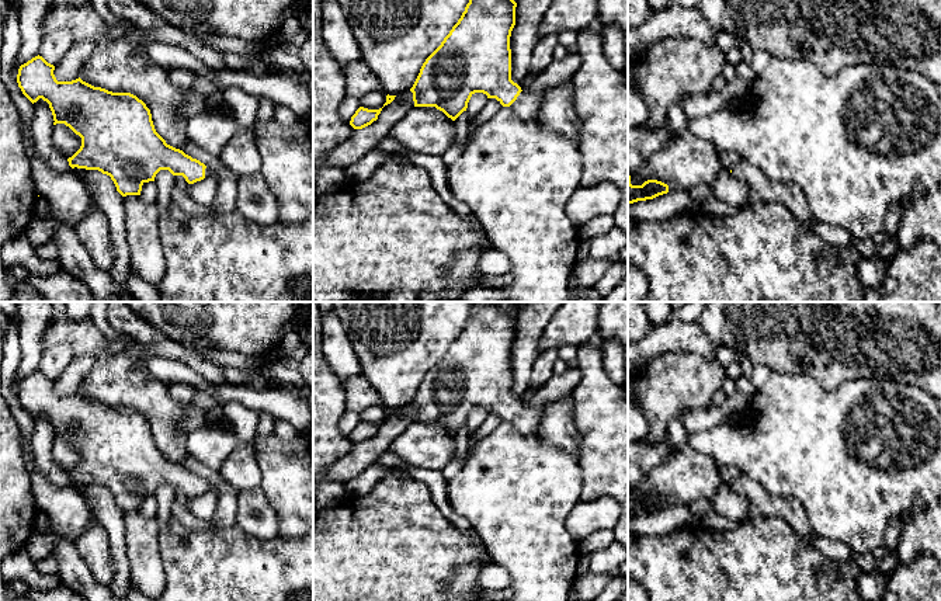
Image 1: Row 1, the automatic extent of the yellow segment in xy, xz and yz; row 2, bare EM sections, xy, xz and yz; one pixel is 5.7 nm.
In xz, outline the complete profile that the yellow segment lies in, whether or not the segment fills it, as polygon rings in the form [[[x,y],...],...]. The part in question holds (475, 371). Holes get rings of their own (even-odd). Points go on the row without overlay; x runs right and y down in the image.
[[[470,302],[470,313],[458,337],[441,359],[426,374],[410,403],[414,421],[435,421],[455,435],[475,407],[496,413],[517,425],[522,435],[538,434],[542,406],[525,407],[511,395],[510,351],[515,340],[513,308],[517,302]]]

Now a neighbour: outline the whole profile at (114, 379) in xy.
[[[51,302],[52,316],[44,334],[45,347],[67,343],[73,358],[94,357],[96,364],[81,382],[80,393],[112,407],[131,407],[150,424],[156,447],[167,459],[183,465],[190,456],[181,418],[187,404],[174,400],[166,383],[146,368],[136,366],[129,352],[108,354],[105,337],[91,317],[72,320],[65,302]]]

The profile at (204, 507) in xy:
[[[205,491],[190,498],[185,507],[194,517],[211,521],[218,511],[218,494],[215,491]]]

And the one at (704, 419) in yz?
[[[739,376],[736,381],[735,393],[726,397],[726,400],[720,406],[681,411],[677,417],[681,420],[688,432],[711,430],[720,425],[733,413],[743,414],[743,411],[750,404],[754,392],[756,388],[751,379]]]

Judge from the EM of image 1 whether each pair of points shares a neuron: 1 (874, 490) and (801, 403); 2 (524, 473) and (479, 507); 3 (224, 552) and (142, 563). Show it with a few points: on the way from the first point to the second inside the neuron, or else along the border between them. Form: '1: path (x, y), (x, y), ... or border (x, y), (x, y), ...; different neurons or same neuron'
1: path (853, 469), (808, 424); same neuron
2: path (513, 485), (507, 490), (496, 490), (490, 496); same neuron
3: border (158, 528), (158, 548), (163, 566), (165, 586); different neurons

